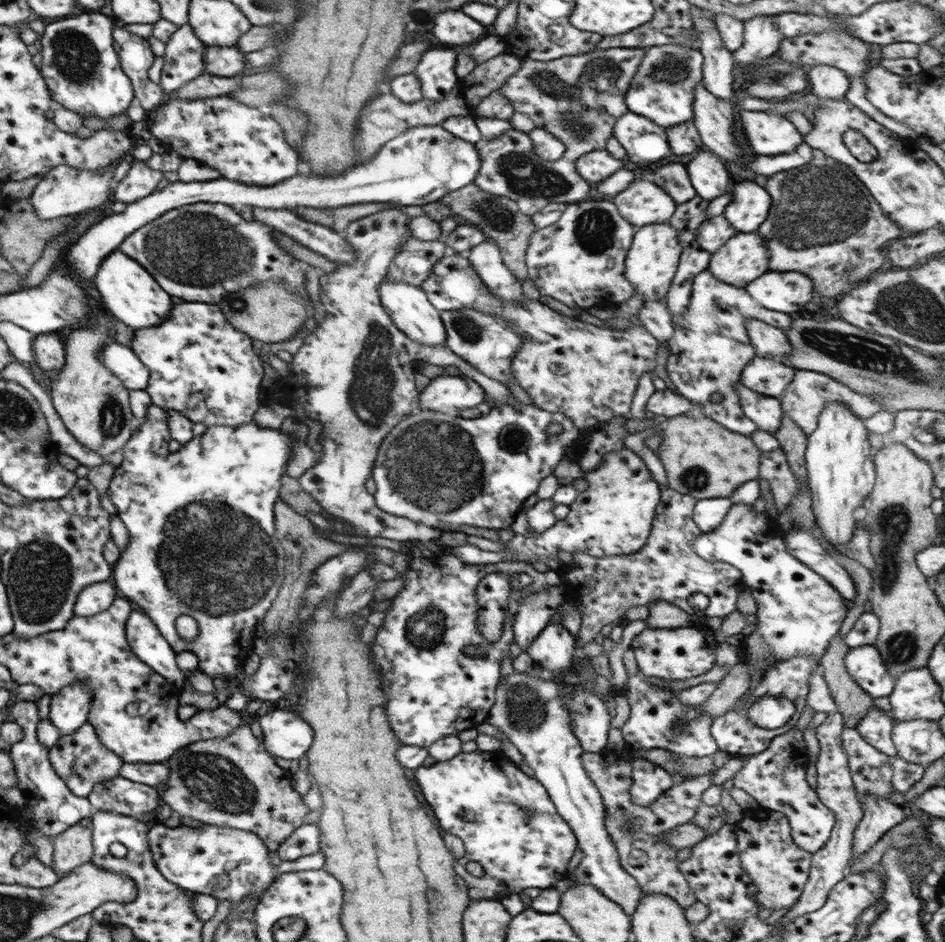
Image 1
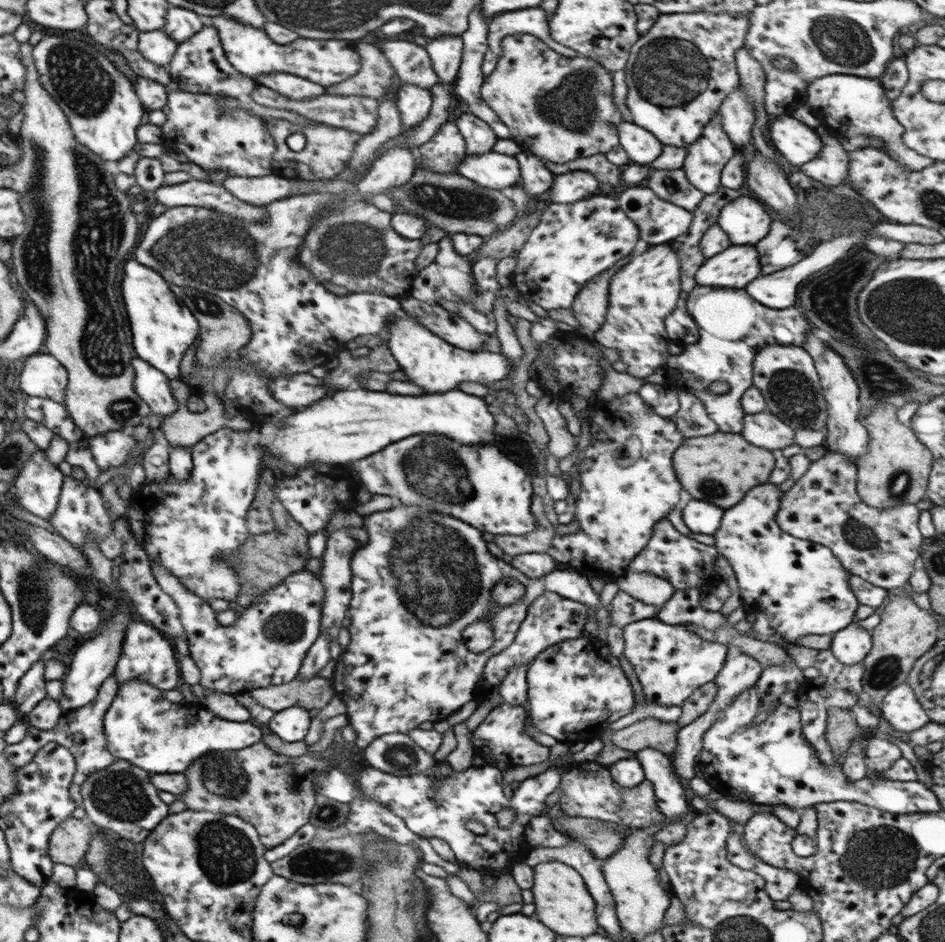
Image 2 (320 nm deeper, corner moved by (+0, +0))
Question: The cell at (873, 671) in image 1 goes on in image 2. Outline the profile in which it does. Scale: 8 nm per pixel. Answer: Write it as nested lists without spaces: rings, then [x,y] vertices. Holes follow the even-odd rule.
[[[855,620],[831,636],[828,649],[844,665],[862,662],[871,648],[870,632],[861,628]]]

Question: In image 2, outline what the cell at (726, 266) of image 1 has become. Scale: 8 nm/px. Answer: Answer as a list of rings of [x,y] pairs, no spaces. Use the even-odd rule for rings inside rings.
[[[729,246],[721,254],[707,258],[695,272],[699,286],[743,288],[757,278],[759,260],[753,246]]]

